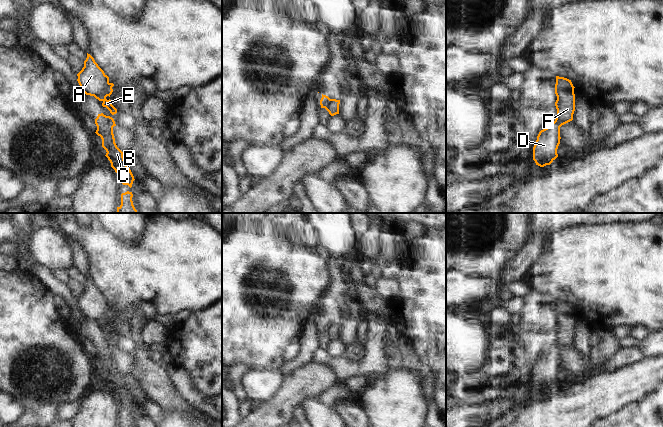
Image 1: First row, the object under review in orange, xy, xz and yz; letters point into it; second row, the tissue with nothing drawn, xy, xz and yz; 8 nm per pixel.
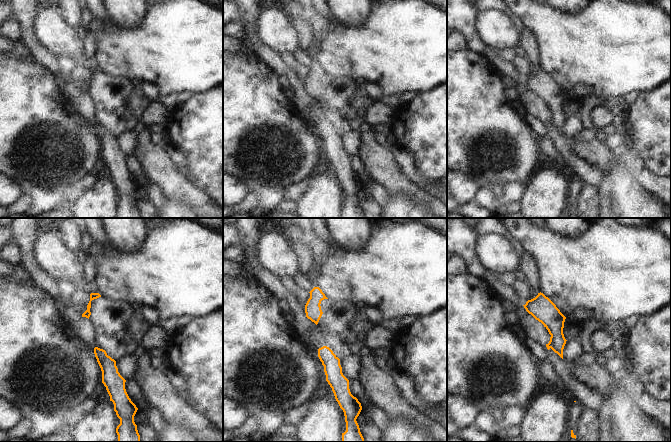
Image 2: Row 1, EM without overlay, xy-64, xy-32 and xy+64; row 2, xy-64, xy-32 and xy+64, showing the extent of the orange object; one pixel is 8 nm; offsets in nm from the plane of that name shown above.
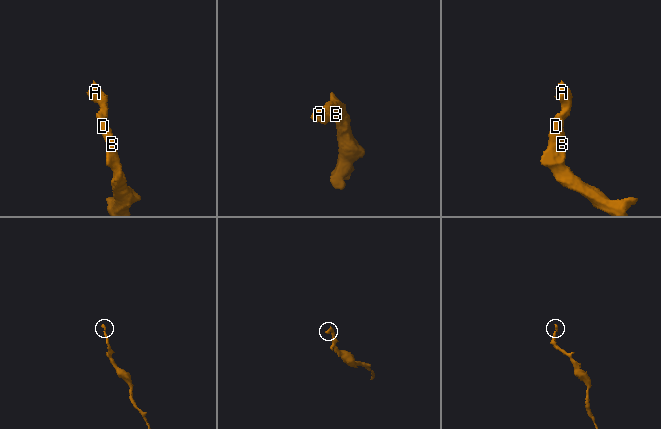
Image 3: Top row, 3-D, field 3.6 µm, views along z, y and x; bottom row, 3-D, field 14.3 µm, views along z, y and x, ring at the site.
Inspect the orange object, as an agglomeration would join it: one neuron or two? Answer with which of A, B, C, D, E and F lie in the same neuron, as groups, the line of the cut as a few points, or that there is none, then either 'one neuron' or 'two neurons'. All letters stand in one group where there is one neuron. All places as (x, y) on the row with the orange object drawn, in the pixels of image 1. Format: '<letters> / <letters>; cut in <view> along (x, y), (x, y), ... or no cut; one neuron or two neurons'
A E F / B C D; cut in xy along (105, 116), (112, 128); two neurons

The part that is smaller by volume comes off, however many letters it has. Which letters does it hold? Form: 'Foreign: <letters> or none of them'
Foreign: A, E, F

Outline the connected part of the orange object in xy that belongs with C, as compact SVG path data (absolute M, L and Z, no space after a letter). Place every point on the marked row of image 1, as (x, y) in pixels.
M103 113L98 114L95 119L97 126L96 134L102 139L102 147L106 150L106 157L111 163L111 167L115 170L118 176L121 178L123 185L132 187L134 176L129 168L125 164L123 152L117 147L113 134L113 128L110 126L106 115Z

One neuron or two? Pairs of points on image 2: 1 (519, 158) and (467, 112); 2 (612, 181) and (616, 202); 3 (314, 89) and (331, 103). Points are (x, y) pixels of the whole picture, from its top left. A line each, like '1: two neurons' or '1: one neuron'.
1: one neuron
2: one neuron
3: one neuron

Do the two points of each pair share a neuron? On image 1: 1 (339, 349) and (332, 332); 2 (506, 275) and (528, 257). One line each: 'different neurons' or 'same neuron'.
1: different neurons
2: same neuron

